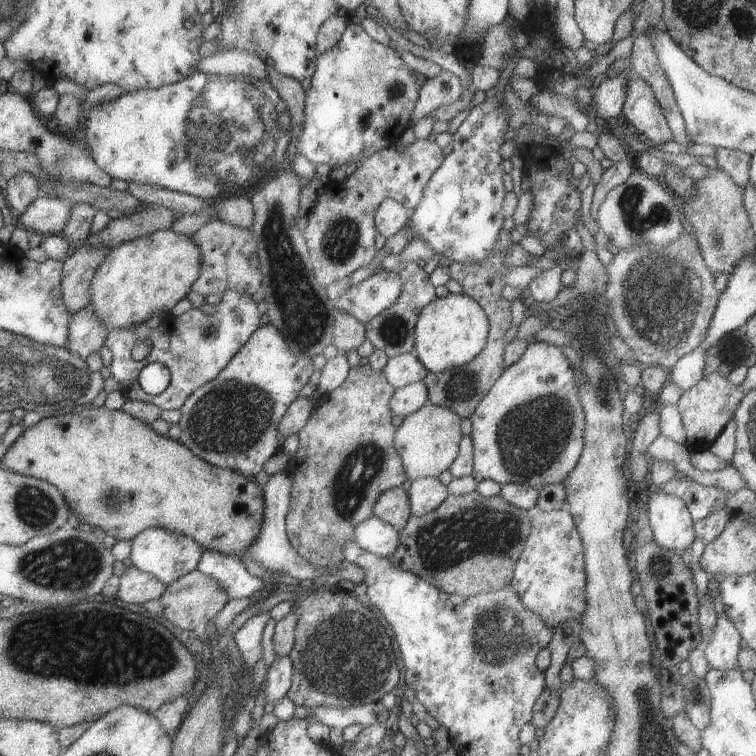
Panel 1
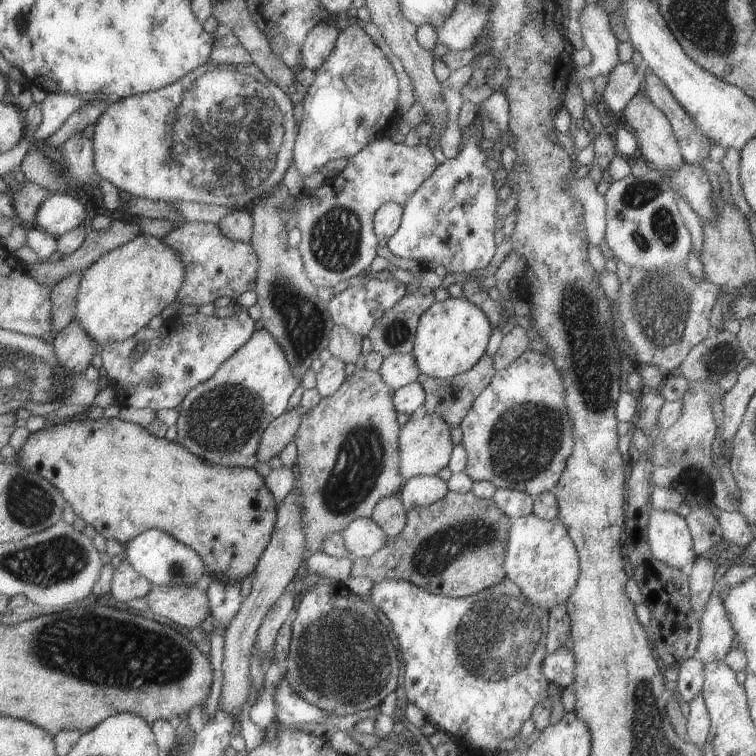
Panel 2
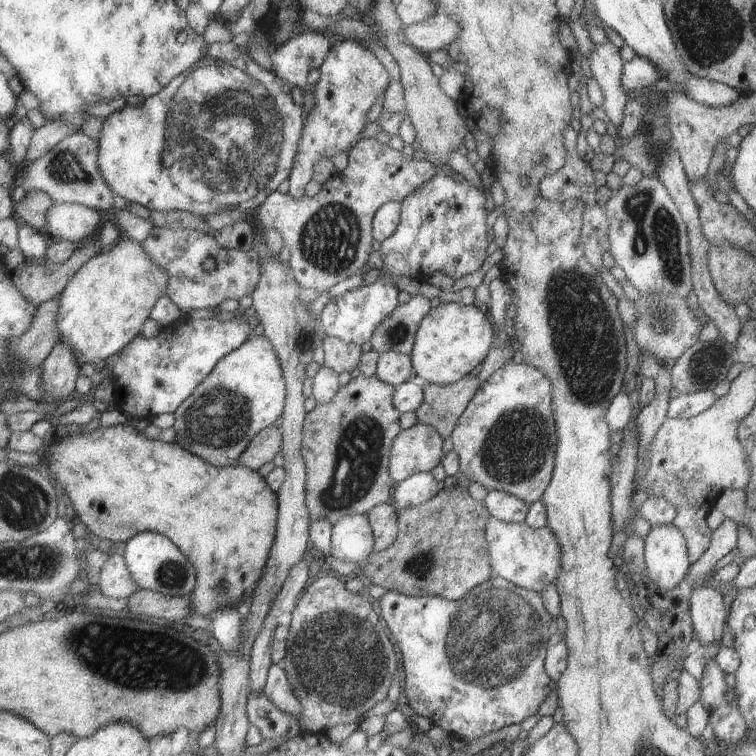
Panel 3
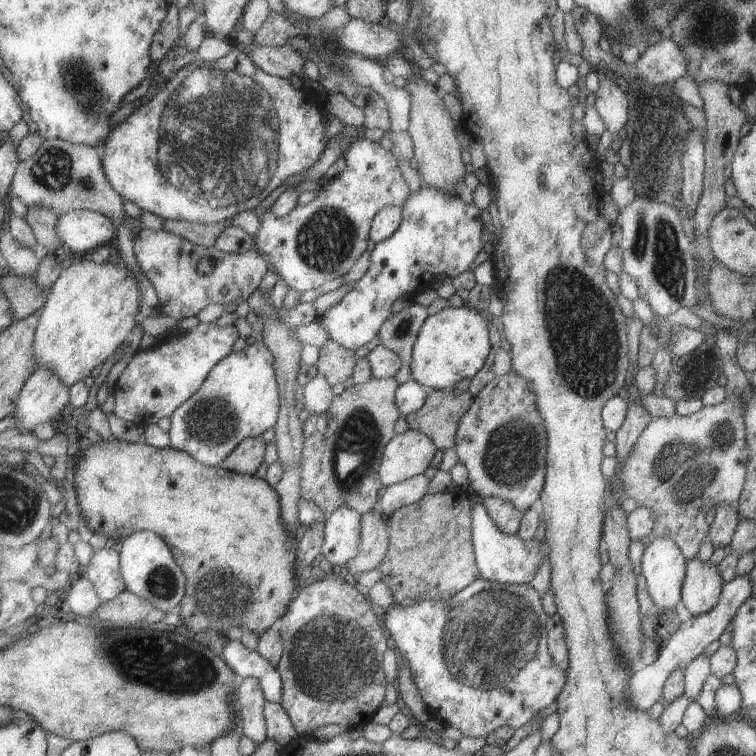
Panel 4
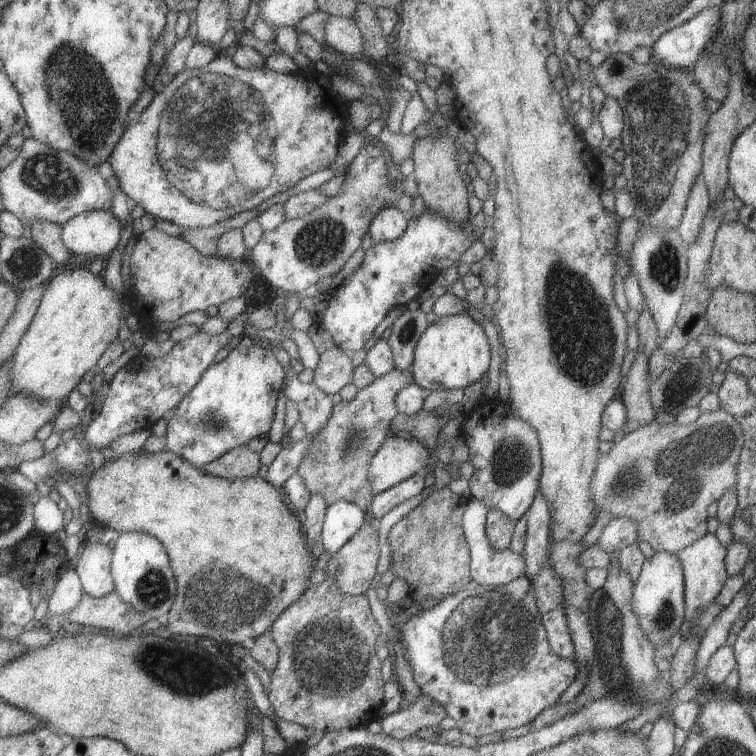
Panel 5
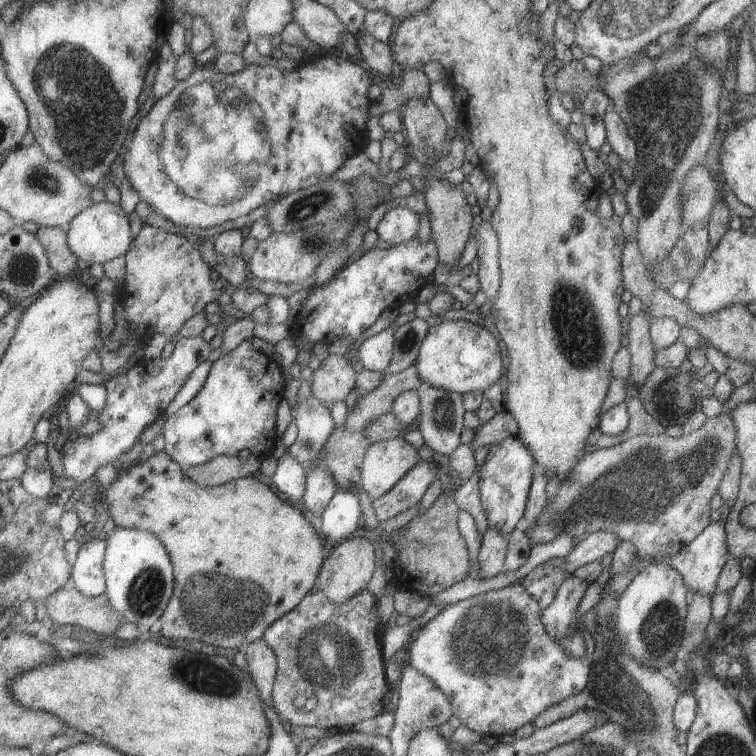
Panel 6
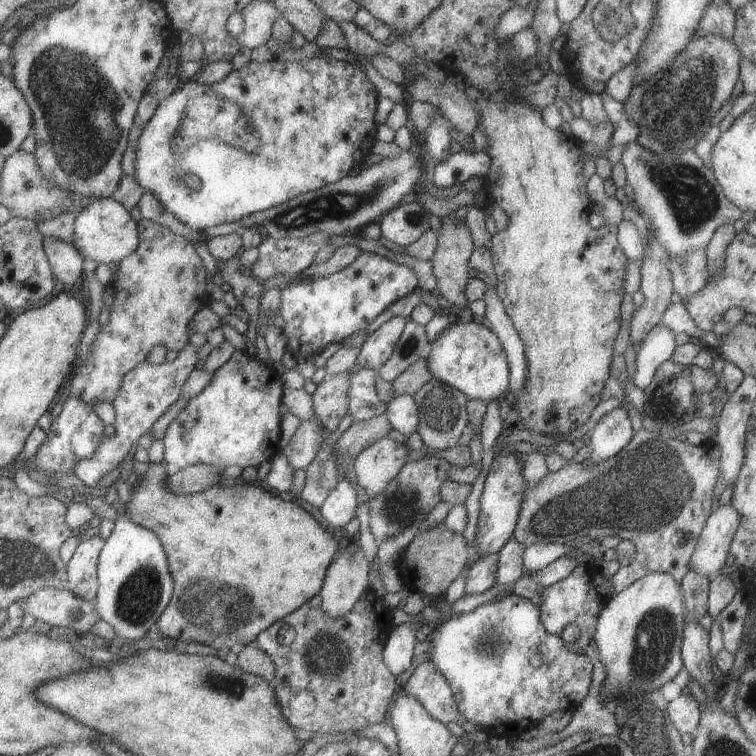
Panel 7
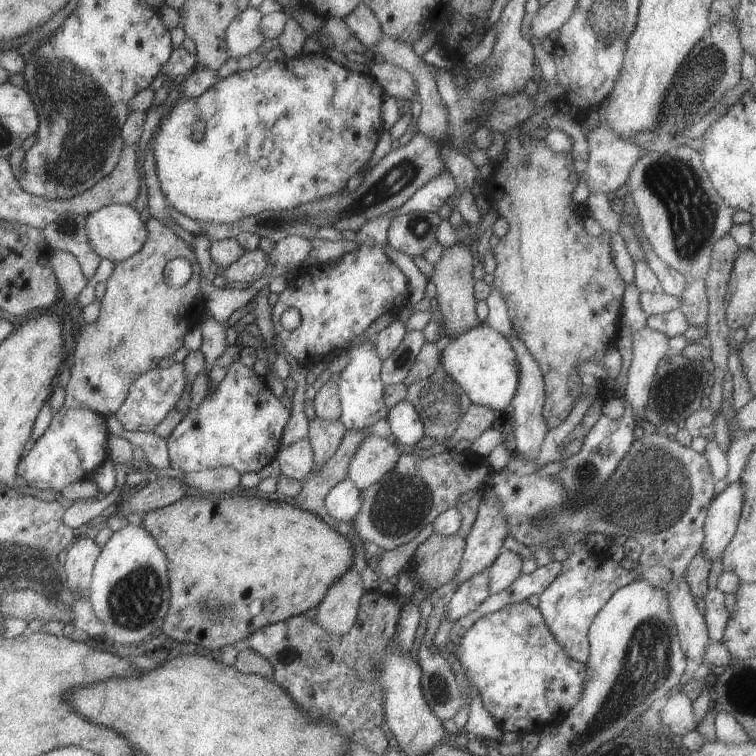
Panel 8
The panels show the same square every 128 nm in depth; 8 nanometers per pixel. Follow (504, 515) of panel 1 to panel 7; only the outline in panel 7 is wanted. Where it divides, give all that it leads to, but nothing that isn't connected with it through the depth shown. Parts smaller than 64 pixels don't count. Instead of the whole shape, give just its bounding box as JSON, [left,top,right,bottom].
[396,521,471,599]

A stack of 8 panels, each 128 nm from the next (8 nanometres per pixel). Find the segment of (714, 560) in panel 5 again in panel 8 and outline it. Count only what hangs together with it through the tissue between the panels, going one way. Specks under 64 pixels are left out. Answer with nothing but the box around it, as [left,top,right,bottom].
[700,480,743,562]

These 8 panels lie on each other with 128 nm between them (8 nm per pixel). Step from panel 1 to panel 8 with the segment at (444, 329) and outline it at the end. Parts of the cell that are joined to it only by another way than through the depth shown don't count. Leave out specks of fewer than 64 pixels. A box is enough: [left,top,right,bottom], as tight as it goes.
[440,324,518,411]

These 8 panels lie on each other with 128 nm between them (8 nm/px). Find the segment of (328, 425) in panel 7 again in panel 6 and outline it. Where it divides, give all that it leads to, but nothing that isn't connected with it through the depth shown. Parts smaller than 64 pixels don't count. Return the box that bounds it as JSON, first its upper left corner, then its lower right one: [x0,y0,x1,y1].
[310,354,355,408]

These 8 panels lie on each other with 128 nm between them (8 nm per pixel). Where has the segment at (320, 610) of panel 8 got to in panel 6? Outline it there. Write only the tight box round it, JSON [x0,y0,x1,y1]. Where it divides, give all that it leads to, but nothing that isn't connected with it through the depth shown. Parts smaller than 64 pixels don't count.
[316,533,374,604]

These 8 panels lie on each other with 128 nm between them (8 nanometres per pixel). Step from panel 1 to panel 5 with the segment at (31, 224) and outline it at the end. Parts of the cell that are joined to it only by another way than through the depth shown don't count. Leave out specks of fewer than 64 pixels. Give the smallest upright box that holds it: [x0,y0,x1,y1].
[60,210,121,260]

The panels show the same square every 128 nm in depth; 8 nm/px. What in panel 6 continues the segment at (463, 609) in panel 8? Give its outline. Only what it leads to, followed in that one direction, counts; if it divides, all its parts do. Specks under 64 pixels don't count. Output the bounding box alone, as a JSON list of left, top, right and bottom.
[475,527,506,579]

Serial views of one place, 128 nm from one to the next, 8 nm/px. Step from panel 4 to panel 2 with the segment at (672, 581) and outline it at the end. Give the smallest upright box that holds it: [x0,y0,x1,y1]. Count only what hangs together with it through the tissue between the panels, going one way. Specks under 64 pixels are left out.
[646,510,697,570]

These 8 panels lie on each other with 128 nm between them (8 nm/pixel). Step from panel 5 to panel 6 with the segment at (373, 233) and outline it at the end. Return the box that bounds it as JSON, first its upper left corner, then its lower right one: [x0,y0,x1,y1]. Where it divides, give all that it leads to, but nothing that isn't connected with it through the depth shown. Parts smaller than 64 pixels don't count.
[374,202,418,245]

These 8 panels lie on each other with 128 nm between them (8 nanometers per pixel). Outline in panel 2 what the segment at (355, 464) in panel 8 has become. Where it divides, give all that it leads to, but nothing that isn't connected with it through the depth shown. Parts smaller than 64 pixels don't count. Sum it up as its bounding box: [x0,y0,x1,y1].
[398,413,452,481]

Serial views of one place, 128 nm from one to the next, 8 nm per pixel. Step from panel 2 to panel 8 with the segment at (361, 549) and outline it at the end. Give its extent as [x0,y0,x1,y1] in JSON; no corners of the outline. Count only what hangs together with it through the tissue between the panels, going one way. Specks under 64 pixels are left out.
[324,478,360,522]

